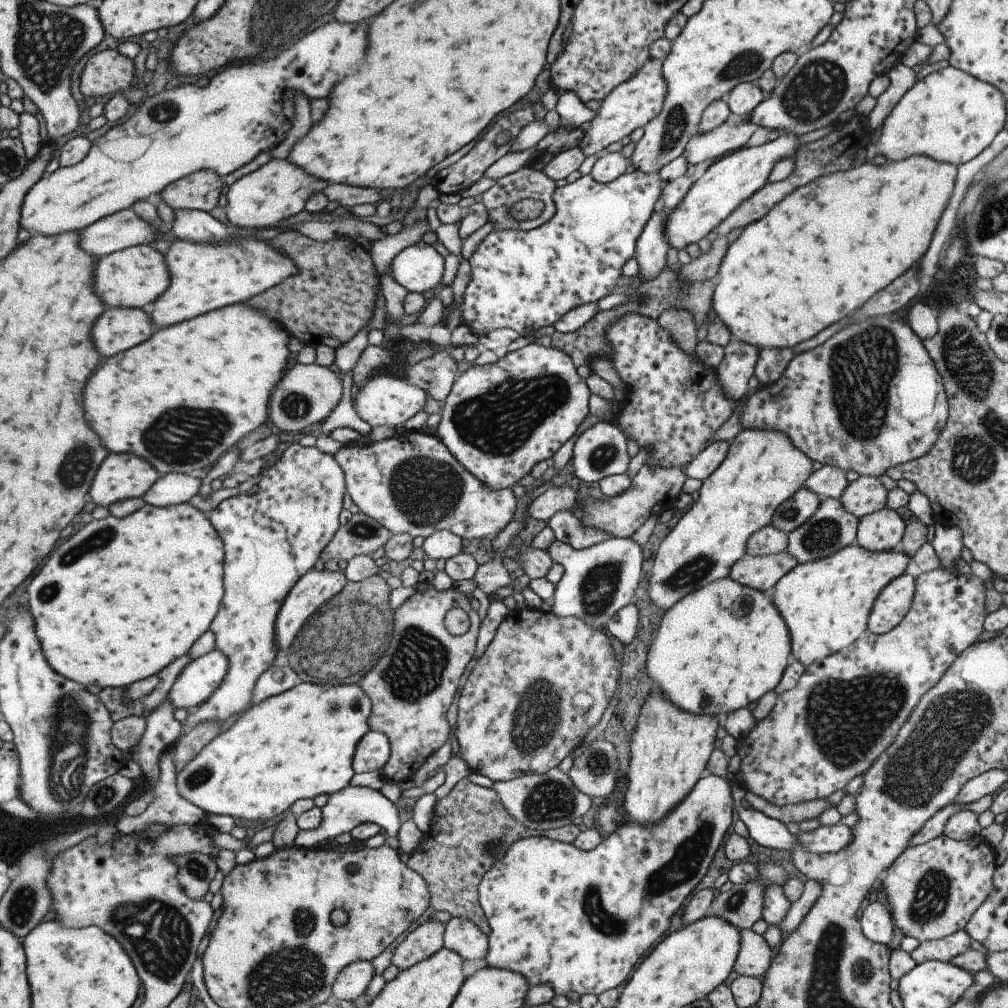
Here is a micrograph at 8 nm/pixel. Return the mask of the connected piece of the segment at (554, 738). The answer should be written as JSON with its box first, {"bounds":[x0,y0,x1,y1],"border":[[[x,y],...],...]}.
{"bounds":[455,606,619,782],"border":[[[528,606],[523,610],[508,611],[507,616],[497,627],[485,652],[476,660],[459,692],[455,722],[455,740],[459,746],[458,755],[465,761],[471,772],[483,774],[493,782],[513,780],[513,778],[525,776],[525,774],[545,774],[547,770],[555,768],[571,750],[579,747],[587,732],[599,722],[609,700],[615,696],[615,692],[618,692],[617,678],[619,675],[619,662],[615,660],[611,640],[603,632],[593,630],[591,626],[581,622],[579,618],[559,618],[550,612],[531,610]]]}

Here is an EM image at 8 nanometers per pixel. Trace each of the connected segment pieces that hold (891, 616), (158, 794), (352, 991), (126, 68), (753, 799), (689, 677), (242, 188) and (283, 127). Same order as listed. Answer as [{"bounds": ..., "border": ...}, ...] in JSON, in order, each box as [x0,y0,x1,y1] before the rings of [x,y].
[{"bounds":[866,573,914,634],"border":[[[903,573],[881,589],[866,620],[866,630],[883,634],[897,626],[907,614],[914,595],[914,578]]]},{"bounds":[116,750,204,835],"border":[[[164,750],[158,756],[158,768],[159,778],[157,778],[155,786],[151,788],[151,798],[147,803],[147,808],[145,808],[143,814],[136,817],[122,815],[122,819],[116,823],[117,832],[129,835],[133,834],[133,832],[144,831],[151,824],[161,824],[161,826],[169,828],[169,826],[185,826],[185,824],[191,826],[191,824],[196,824],[198,820],[201,820],[201,816],[204,814],[203,810],[181,798],[181,795],[177,792],[175,786],[176,774],[169,752],[165,752]]]},{"bounds":[331,961,373,1002],"border":[[[359,961],[344,966],[333,980],[331,1000],[336,1002],[355,1000],[365,992],[373,976],[371,961]]]},{"bounds":[79,49,134,96],"border":[[[107,49],[93,54],[81,70],[79,90],[83,96],[117,94],[134,82],[133,62],[119,54],[116,49]]]},{"bounds":[743,792,831,825],"border":[[[750,792],[745,793],[743,801],[752,809],[762,812],[765,816],[778,820],[784,825],[787,824],[787,822],[799,823],[804,820],[817,819],[823,810],[831,807],[827,798],[792,805],[775,806]]]},{"bounds":[645,576,790,717],"border":[[[728,576],[685,594],[662,612],[656,635],[646,650],[645,670],[654,687],[679,710],[723,717],[771,692],[787,666],[790,636],[768,593],[741,586]]]},{"bounds":[225,159,329,230],"border":[[[270,159],[257,170],[243,175],[228,186],[225,204],[225,216],[229,224],[242,229],[259,230],[275,227],[277,222],[295,216],[303,210],[308,198],[329,186],[329,182],[319,180],[305,170],[291,164],[287,159]]]},{"bounds":[19,19,365,236],"border":[[[333,19],[323,26],[315,28],[313,31],[306,33],[302,38],[299,38],[294,44],[283,50],[279,56],[274,56],[273,60],[267,60],[263,64],[257,64],[257,66],[225,66],[225,70],[220,70],[209,79],[209,82],[203,88],[196,86],[195,84],[182,84],[169,90],[162,90],[155,93],[153,96],[147,97],[139,106],[135,112],[127,119],[123,124],[117,124],[113,126],[102,136],[96,138],[91,142],[91,146],[77,164],[68,167],[58,167],[51,172],[49,176],[42,176],[31,188],[25,193],[21,208],[19,208],[19,226],[28,231],[31,235],[41,234],[41,236],[55,236],[64,232],[71,232],[71,230],[81,231],[86,226],[93,224],[96,220],[103,218],[104,216],[113,214],[121,209],[129,209],[135,202],[143,202],[150,194],[159,194],[165,186],[185,178],[188,174],[197,172],[198,170],[213,170],[215,174],[223,177],[241,166],[245,166],[247,162],[251,162],[259,152],[264,150],[270,150],[277,146],[281,140],[285,137],[285,134],[292,126],[292,122],[295,118],[294,112],[294,97],[295,91],[299,90],[308,100],[312,98],[323,98],[329,88],[341,80],[347,72],[353,72],[353,66],[357,60],[361,60],[363,56],[363,50],[365,50],[365,22],[363,24],[349,24],[343,22],[337,22]]]}]

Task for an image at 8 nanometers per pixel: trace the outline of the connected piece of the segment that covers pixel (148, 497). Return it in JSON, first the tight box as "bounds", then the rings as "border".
{"bounds":[143,473,201,507],"border":[[[183,473],[162,474],[153,482],[151,488],[143,494],[145,504],[154,507],[166,507],[187,503],[198,492],[201,479]]]}

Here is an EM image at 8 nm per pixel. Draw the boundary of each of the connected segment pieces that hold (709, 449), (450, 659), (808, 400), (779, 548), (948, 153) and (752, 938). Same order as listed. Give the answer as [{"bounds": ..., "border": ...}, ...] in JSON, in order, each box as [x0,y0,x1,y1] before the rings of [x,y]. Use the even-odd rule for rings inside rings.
[{"bounds":[683,442,730,480],"border":[[[711,442],[701,450],[689,464],[683,467],[687,478],[705,480],[723,462],[730,444],[727,442]]]},{"bounds":[358,582,480,784],"border":[[[417,582],[413,586],[415,593],[399,605],[392,614],[393,634],[390,634],[389,646],[385,654],[377,660],[377,664],[366,671],[358,685],[371,702],[371,714],[367,718],[369,731],[385,734],[389,742],[389,758],[383,765],[383,776],[386,781],[401,784],[414,775],[414,772],[425,762],[425,759],[447,742],[449,724],[447,723],[447,708],[457,692],[459,678],[474,654],[480,619],[469,606],[469,597],[457,592],[451,587],[445,590],[435,590],[431,583]],[[449,608],[467,610],[469,630],[463,636],[451,636],[443,626],[443,616]]]},{"bounds":[739,316,948,478],"border":[[[888,316],[859,320],[839,330],[823,344],[794,355],[781,378],[766,387],[758,386],[757,392],[745,398],[739,416],[742,428],[781,432],[807,458],[825,466],[853,470],[861,476],[873,478],[884,474],[889,467],[927,454],[948,417],[948,400],[941,377],[923,347],[922,340],[911,332],[906,322],[893,322]],[[899,356],[905,356],[901,372],[897,372]]]},{"bounds":[745,524,787,557],"border":[[[769,524],[747,538],[745,554],[752,557],[777,554],[786,550],[787,543],[787,533],[775,530]]]},{"bounds":[853,65,1005,166],"border":[[[949,65],[941,70],[931,72],[921,80],[916,80],[915,84],[899,98],[897,104],[885,117],[877,142],[869,142],[864,147],[860,146],[853,154],[853,158],[855,158],[853,166],[870,162],[877,154],[885,156],[889,162],[897,162],[917,155],[957,166],[985,150],[996,134],[1004,128],[1004,120],[1005,100],[1000,90]]]},{"bounds":[733,929,771,979],"border":[[[740,929],[741,942],[733,968],[738,975],[761,979],[771,962],[771,949],[761,935]]]}]

